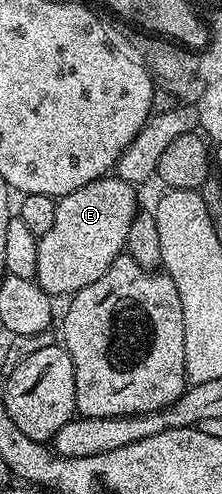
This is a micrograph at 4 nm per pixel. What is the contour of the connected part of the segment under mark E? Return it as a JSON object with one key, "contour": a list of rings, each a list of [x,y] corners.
{"contour":[[[108,174],[73,190],[73,194],[58,197],[57,214],[53,217],[53,226],[37,240],[37,266],[34,279],[52,298],[70,298],[85,286],[97,282],[105,270],[117,257],[124,255],[129,238],[129,226],[133,222],[137,205],[135,205],[136,185],[126,184],[114,174]]]}

